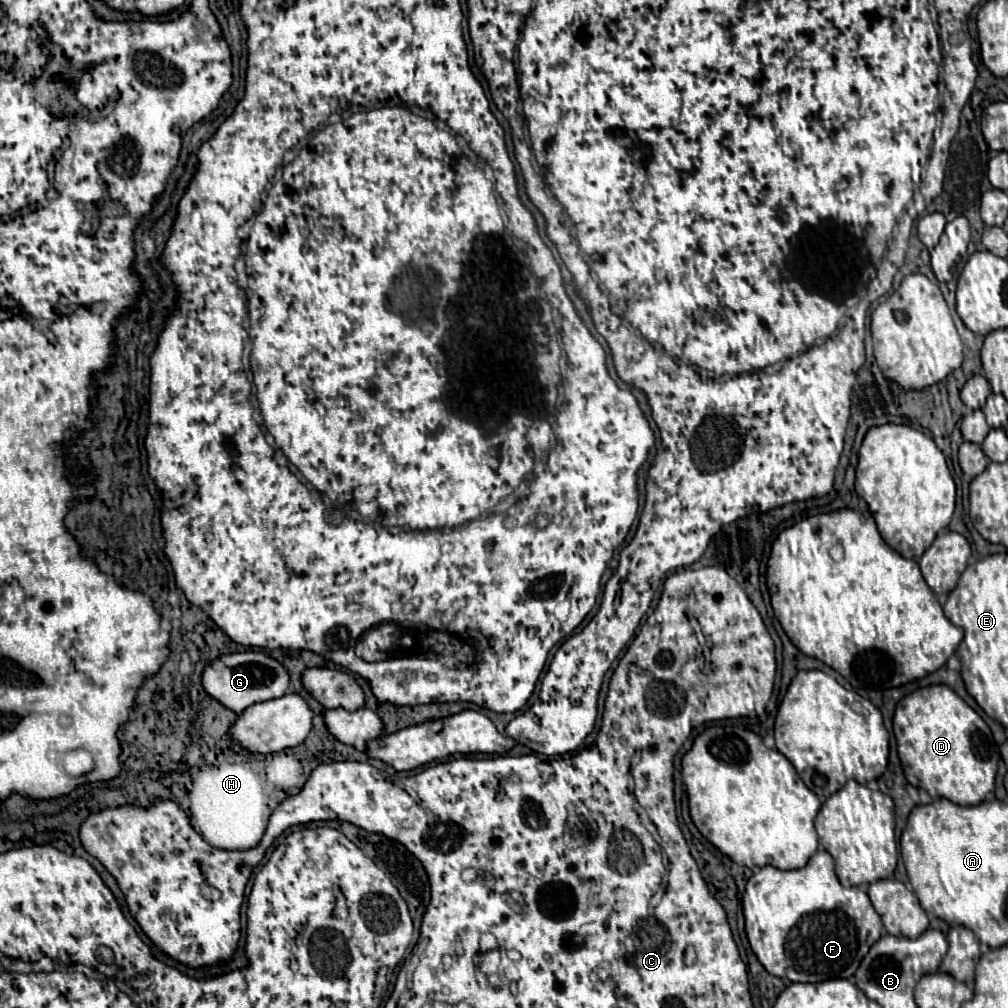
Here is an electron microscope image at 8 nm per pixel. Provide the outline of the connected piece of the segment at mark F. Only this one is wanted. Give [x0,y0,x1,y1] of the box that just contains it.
[742,851,882,983]

